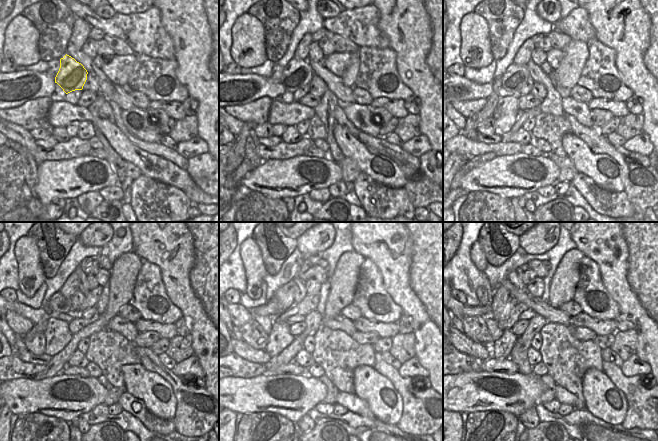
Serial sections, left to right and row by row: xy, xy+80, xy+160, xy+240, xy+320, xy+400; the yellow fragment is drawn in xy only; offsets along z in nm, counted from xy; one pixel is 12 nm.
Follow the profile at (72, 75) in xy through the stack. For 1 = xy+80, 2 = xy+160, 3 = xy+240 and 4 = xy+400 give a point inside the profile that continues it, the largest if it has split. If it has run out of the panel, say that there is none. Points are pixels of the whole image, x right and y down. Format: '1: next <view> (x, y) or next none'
1: next xy+80 (298, 73)
2: next xy+160 (514, 77)
3: next xy+240 (58, 303)
4: next xy+400 (469, 311)

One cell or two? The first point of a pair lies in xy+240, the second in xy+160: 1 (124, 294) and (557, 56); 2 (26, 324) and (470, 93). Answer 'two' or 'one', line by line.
1: two
2: two

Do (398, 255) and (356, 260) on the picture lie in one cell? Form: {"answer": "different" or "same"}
{"answer": "different"}

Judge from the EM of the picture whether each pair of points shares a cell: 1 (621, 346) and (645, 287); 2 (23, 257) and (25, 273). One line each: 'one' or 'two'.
1: two
2: one

